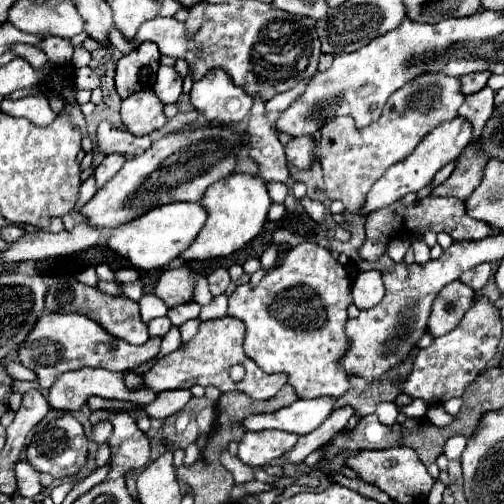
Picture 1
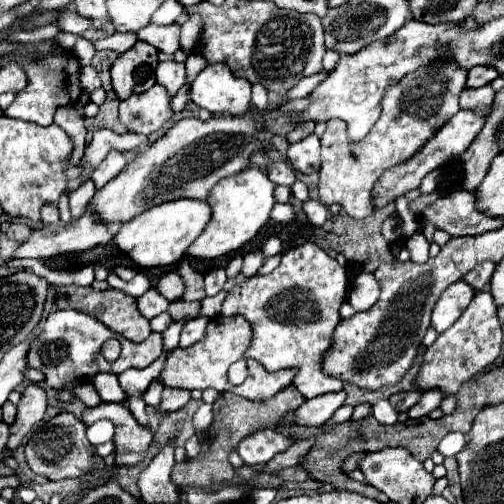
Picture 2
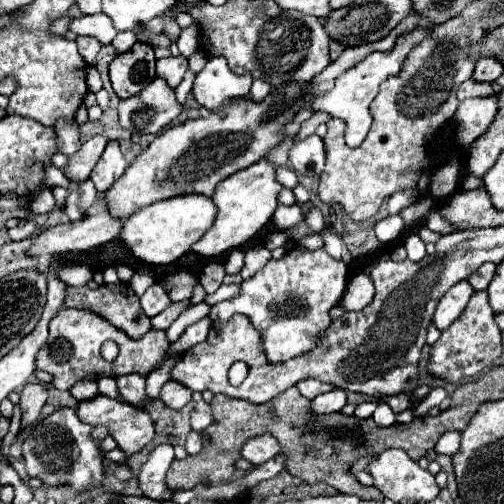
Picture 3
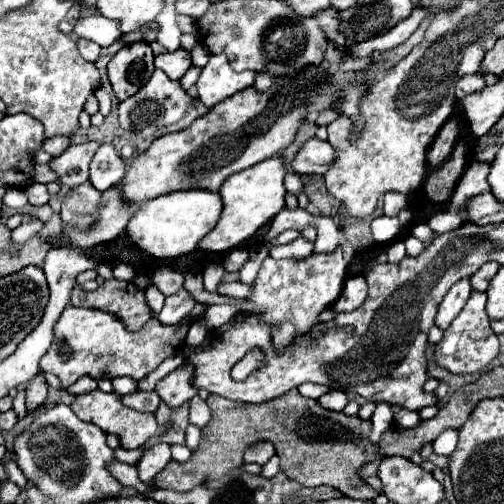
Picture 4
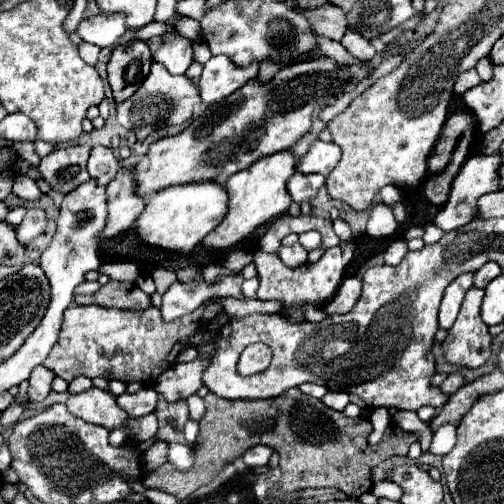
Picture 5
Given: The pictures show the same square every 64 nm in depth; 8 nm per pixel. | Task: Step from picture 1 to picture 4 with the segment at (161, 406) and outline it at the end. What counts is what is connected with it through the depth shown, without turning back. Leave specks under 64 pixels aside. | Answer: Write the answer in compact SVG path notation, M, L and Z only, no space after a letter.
M182 364L168 376L164 376L157 383L155 391L168 406L176 408L182 402L188 402L194 394L198 394L198 388L192 384L192 378L194 378L194 366Z

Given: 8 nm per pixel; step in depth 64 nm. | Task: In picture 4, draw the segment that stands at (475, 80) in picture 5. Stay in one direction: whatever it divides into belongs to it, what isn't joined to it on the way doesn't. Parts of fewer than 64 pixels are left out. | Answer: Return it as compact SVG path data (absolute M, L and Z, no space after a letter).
M468 74L468 76L462 76L456 84L456 96L458 98L464 98L468 92L478 92L478 88L484 88L486 82L482 80L480 74Z

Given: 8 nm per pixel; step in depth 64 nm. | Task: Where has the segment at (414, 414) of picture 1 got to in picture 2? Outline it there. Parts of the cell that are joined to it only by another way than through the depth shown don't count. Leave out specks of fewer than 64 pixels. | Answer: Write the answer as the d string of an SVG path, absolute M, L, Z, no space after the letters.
M438 388L424 392L422 398L420 398L420 402L408 410L408 416L410 416L410 418L422 418L422 416L428 416L434 408L440 406L440 402L444 400L444 396L446 396L446 394L444 394L442 390L438 390Z

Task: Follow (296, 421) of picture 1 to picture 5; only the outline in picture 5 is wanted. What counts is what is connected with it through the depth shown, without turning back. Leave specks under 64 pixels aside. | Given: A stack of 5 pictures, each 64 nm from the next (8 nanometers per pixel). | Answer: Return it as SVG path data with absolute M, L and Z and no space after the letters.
M330 390L330 392L324 394L322 402L328 404L328 408L332 408L332 410L344 410L350 400L348 400L346 392L342 392L342 390Z

